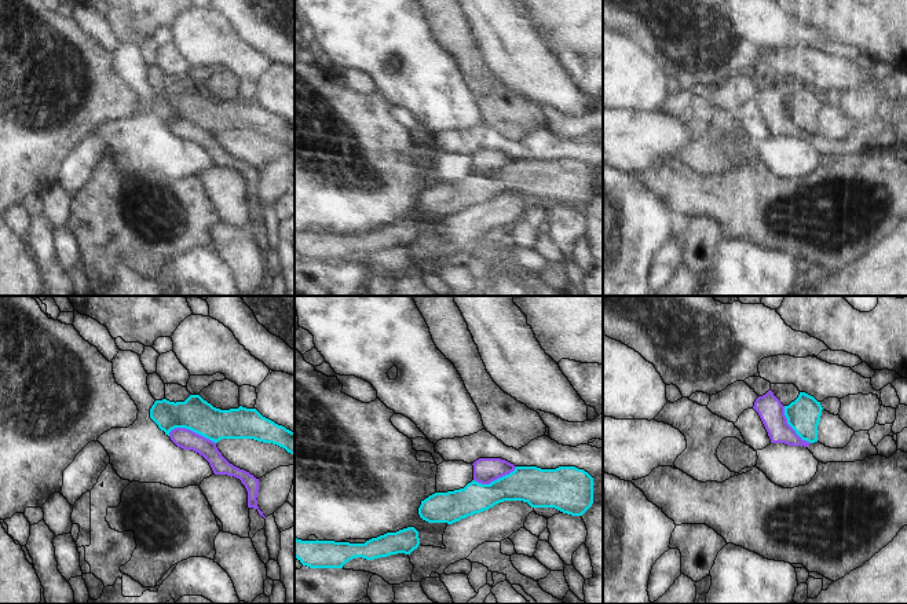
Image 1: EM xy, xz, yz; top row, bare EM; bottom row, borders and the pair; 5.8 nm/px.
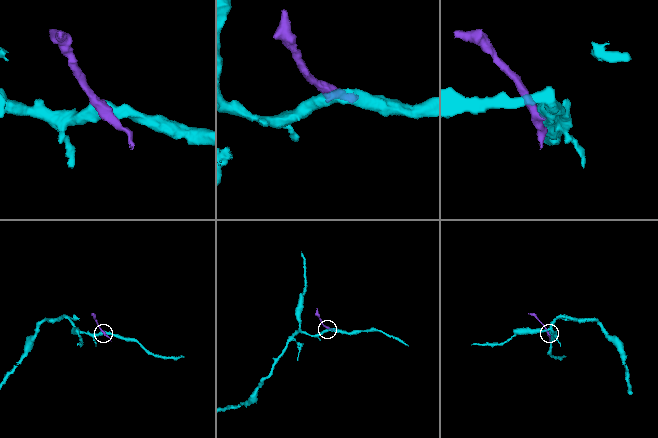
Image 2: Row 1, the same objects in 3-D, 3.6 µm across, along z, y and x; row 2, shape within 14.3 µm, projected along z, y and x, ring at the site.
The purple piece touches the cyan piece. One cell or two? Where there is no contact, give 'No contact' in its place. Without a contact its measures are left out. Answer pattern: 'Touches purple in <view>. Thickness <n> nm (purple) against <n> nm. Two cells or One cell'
Touches purple in xy. Thickness 120 nm (purple) against 190 nm. Two cells.

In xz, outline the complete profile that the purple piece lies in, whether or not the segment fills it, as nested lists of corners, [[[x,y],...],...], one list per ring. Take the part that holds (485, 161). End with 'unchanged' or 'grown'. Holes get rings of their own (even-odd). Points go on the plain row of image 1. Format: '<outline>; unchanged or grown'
[[[479,150],[473,155],[473,172],[482,176],[509,166],[515,162],[515,157],[501,150]]]; unchanged

